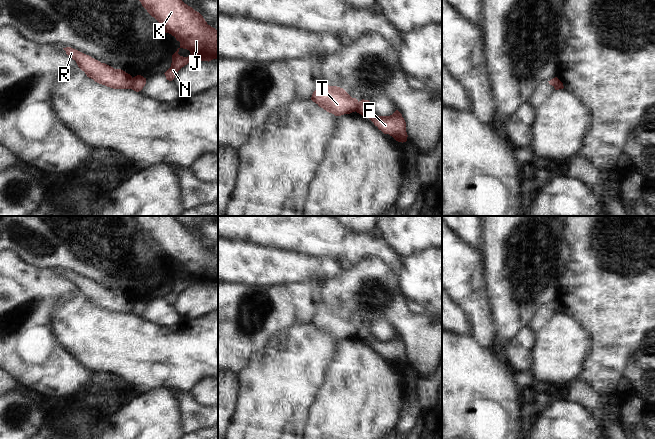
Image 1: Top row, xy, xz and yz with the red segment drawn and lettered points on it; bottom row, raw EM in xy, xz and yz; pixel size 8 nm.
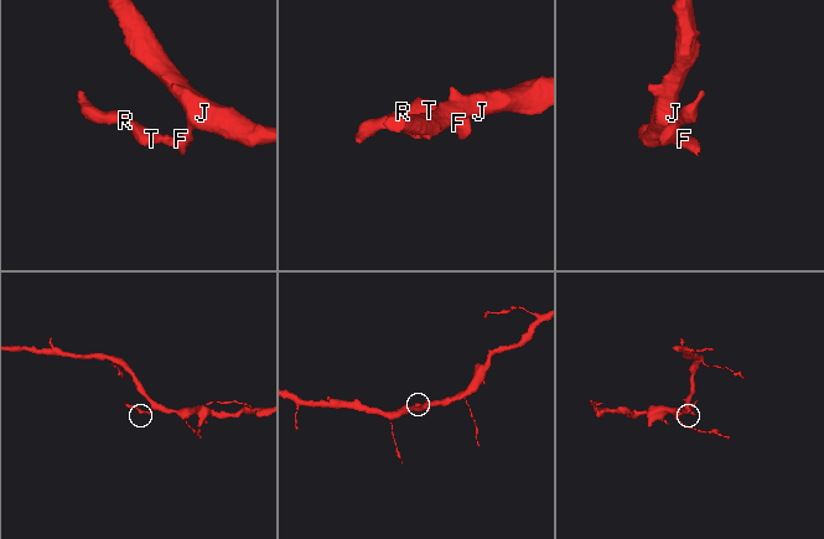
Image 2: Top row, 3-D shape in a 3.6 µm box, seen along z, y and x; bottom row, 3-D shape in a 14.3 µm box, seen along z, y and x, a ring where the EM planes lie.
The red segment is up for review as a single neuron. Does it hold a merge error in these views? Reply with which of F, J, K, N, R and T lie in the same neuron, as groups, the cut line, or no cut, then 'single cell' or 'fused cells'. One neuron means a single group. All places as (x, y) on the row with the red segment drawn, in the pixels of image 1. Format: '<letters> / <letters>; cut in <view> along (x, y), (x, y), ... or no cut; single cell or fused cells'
F J K N / R T; cut in xy along (132, 78), (132, 86), (130, 88); fused cells

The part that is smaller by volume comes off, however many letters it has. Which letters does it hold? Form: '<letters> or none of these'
R, T.

